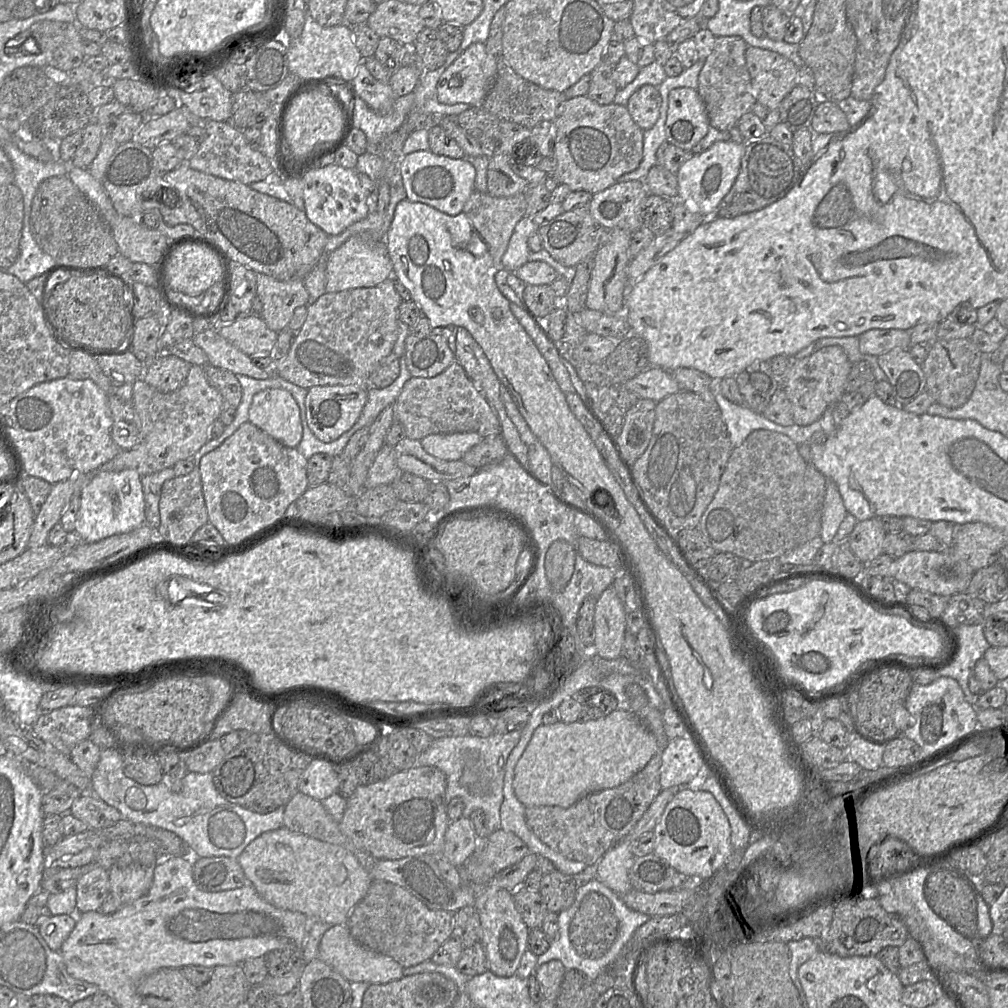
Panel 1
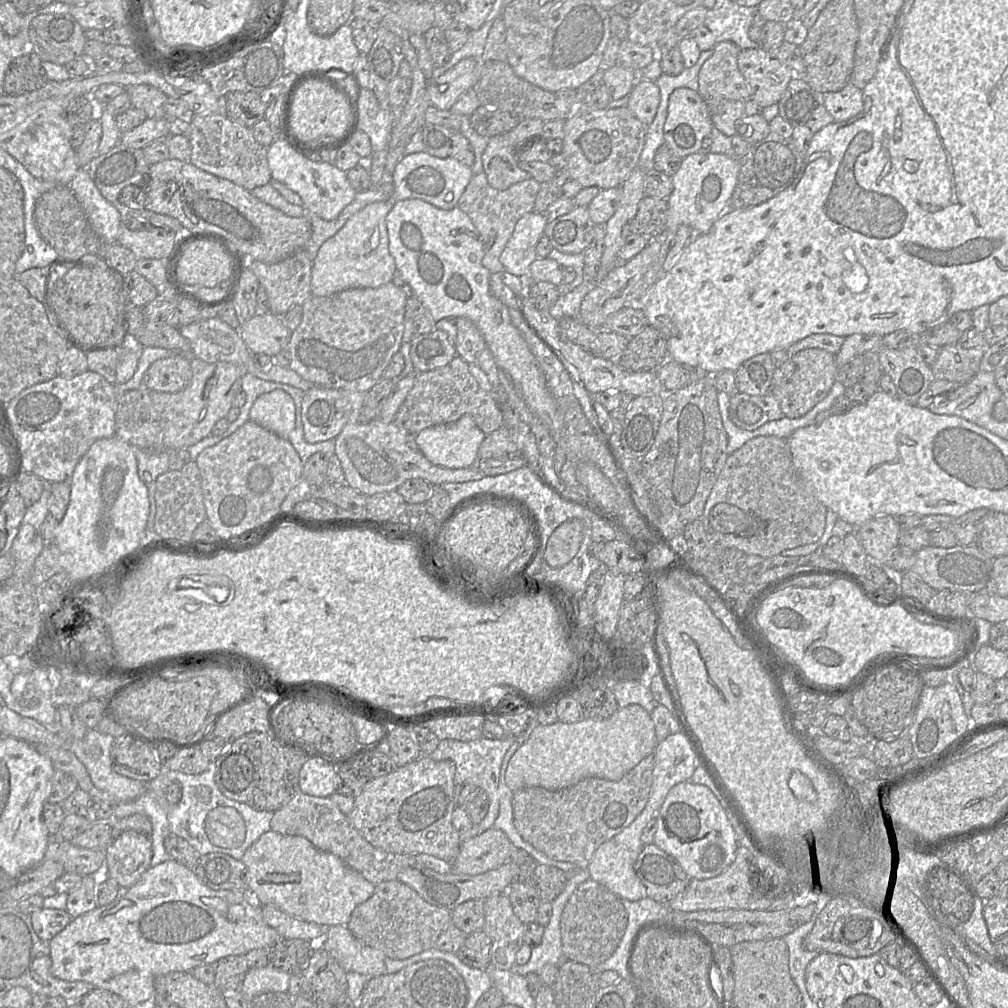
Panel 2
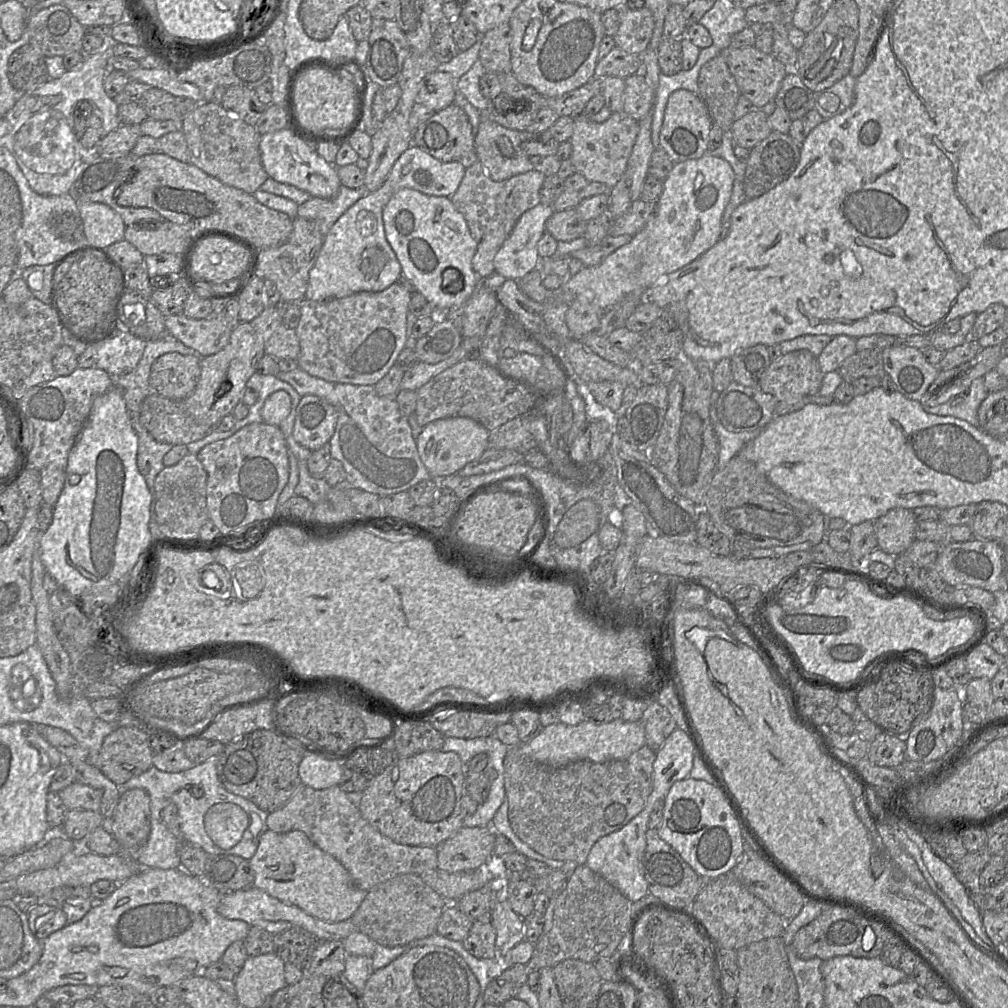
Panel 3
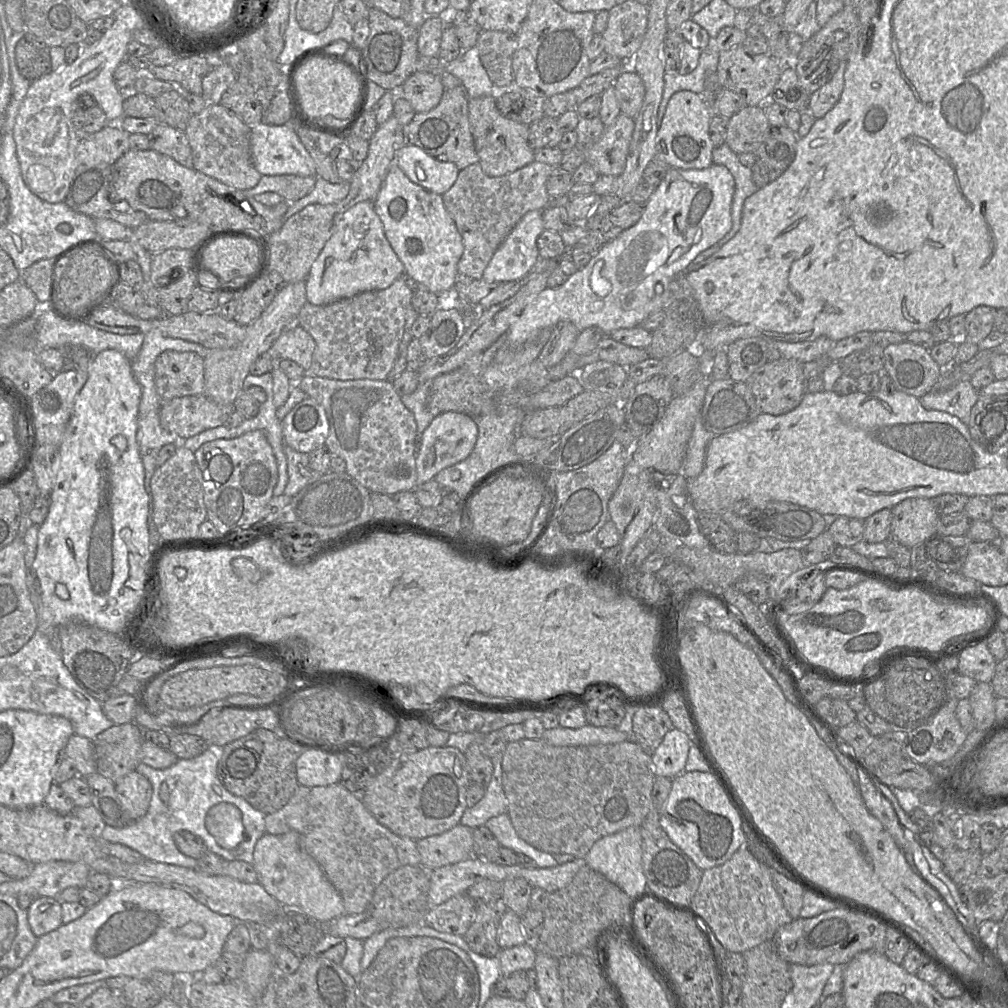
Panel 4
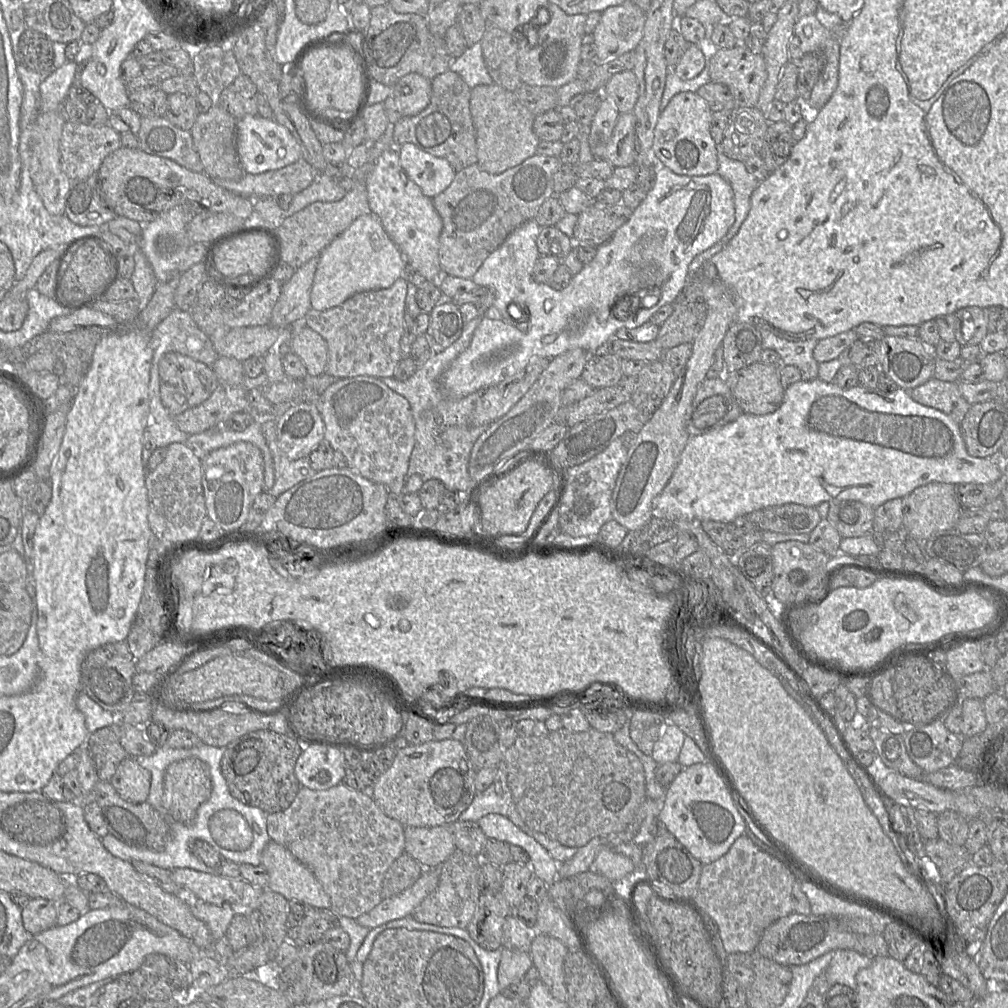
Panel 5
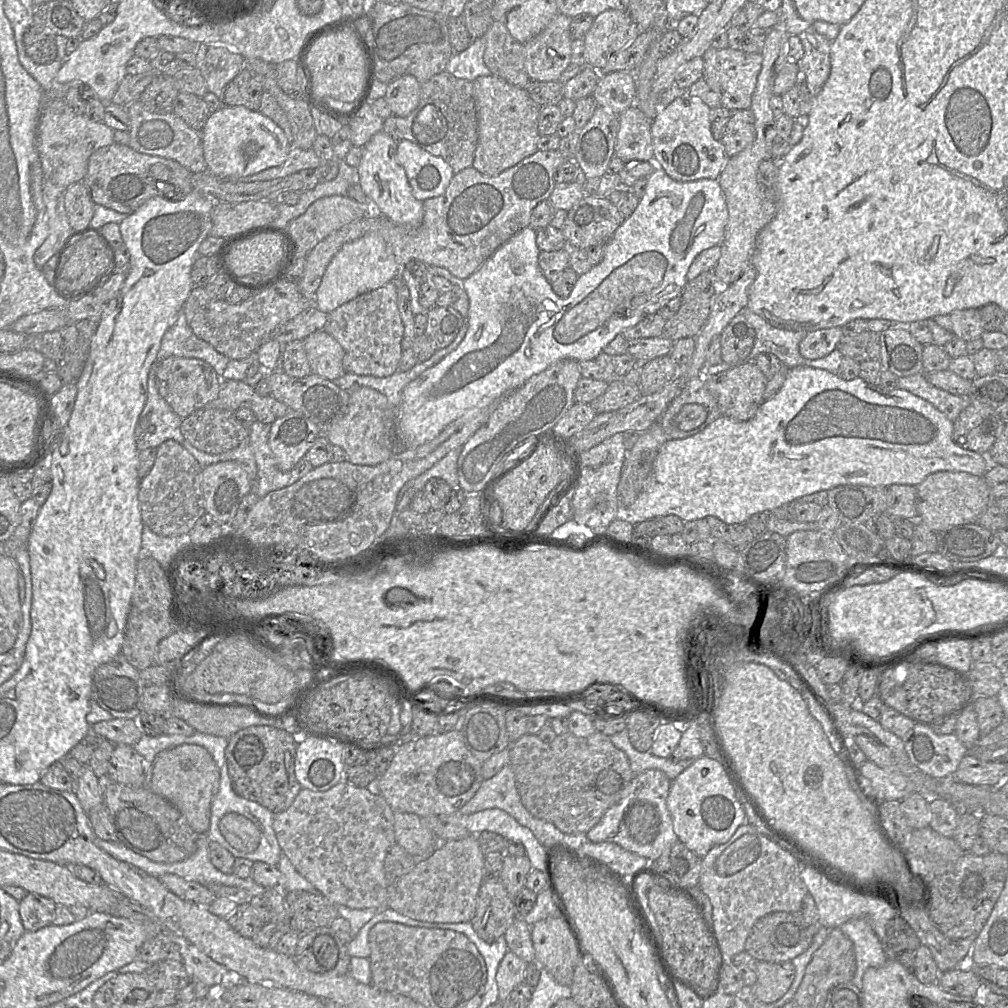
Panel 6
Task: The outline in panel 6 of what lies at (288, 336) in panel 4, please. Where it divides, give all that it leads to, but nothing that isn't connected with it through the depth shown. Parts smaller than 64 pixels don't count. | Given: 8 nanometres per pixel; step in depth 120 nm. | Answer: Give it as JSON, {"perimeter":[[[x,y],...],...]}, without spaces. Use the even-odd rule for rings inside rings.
{"perimeter":[[[324,330],[302,340],[312,374],[334,381],[345,375],[342,346]]]}

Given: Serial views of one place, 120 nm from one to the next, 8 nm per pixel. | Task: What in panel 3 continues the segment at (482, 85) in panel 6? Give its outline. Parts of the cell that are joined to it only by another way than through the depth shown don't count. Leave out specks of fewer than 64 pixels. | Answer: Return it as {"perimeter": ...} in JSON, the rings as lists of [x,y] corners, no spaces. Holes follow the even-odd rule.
{"perimeter":[[[481,120],[475,134],[475,148],[478,161],[492,180],[506,180],[534,169],[529,156],[521,149],[522,135],[523,132],[506,128],[493,120]]]}

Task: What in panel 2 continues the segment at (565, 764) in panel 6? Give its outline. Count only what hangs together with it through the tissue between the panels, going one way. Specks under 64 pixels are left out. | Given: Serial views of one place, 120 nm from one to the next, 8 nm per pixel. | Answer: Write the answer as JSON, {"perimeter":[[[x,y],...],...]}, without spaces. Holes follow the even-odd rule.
{"perimeter":[[[651,753],[618,781],[589,777],[561,790],[542,787],[517,790],[512,799],[514,825],[525,841],[549,858],[574,863],[584,870],[596,849],[628,827],[643,811],[650,797],[654,766],[655,757]]]}

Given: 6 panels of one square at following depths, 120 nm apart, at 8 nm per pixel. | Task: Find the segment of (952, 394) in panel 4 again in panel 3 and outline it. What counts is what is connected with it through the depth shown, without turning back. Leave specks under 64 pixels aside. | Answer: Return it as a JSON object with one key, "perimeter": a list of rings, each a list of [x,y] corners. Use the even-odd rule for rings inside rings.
{"perimeter":[[[983,377],[976,378],[970,386],[947,402],[935,406],[922,404],[927,413],[939,416],[953,416],[963,419],[978,427],[978,408],[987,397],[989,391],[984,385]]]}

